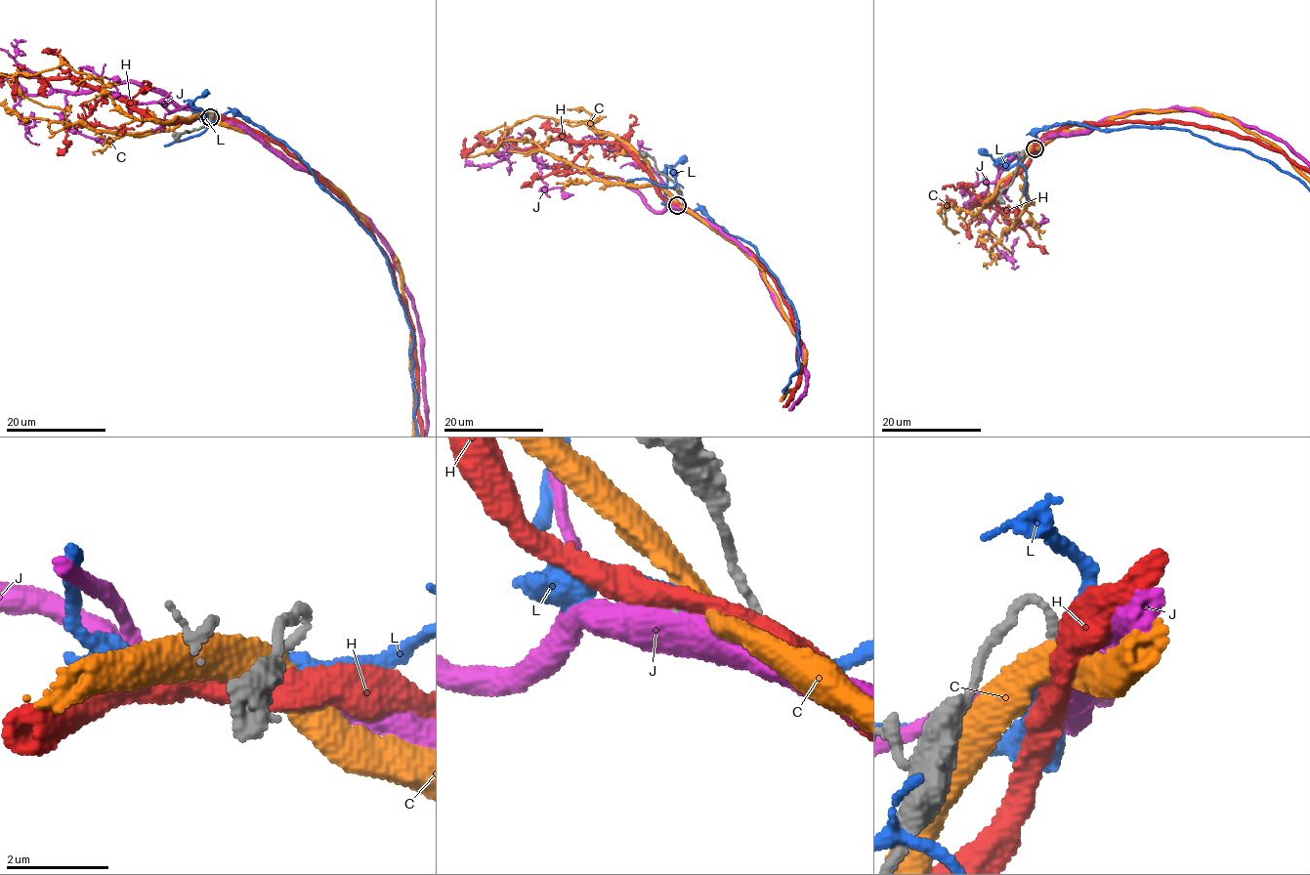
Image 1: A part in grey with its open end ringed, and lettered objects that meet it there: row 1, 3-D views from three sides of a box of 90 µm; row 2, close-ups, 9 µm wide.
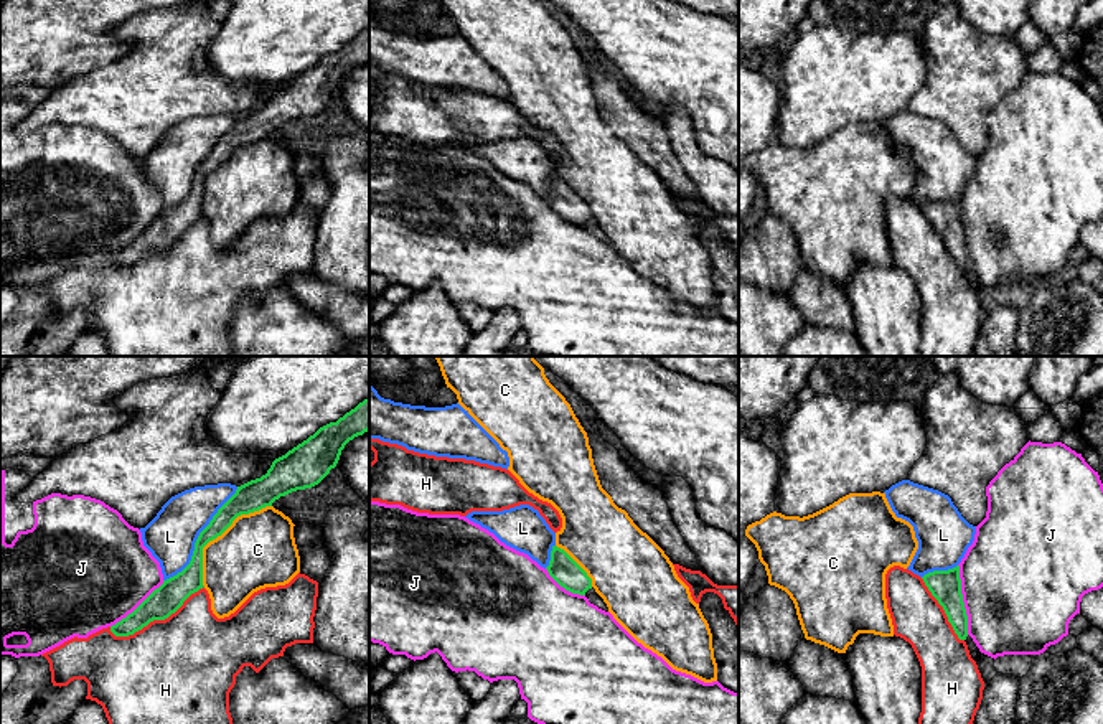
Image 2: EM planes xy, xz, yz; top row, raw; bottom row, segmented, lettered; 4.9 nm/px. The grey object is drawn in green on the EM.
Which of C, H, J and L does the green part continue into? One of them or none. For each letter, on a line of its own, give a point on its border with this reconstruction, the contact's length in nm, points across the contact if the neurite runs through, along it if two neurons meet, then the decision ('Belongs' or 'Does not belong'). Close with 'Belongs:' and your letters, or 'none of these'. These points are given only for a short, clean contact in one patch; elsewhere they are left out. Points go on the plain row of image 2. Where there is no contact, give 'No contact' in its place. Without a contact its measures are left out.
C: Touches green at xy (218, 165). Shared border 500 nm. Does not belong
H: Touches green at xy (155, 249). Shared border 500 nm. Does not belong
J: Touches green at yz (962, 230). Shared border 340 nm. Does not belong
L: Touches green at xy (198, 169). Shared border 600 nm. Does not belong
Belongs: none of these

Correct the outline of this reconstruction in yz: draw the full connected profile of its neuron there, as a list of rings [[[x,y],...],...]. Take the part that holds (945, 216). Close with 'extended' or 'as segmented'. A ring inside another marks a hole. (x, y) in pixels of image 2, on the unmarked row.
[[[960,196],[948,201],[933,201],[925,205],[925,216],[943,237],[948,252],[960,270],[968,267],[968,246],[961,224]]]; as segmented

